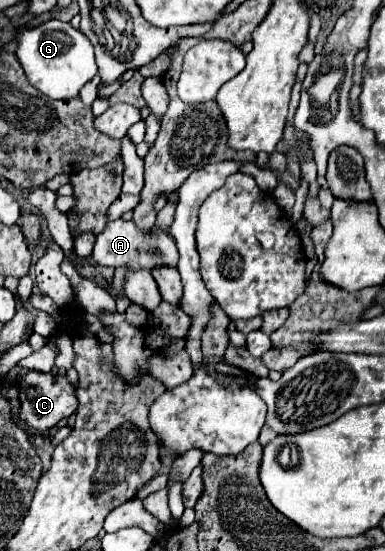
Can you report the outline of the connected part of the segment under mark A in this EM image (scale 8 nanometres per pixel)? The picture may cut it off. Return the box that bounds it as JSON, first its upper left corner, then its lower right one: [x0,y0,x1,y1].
[93,220,179,268]

